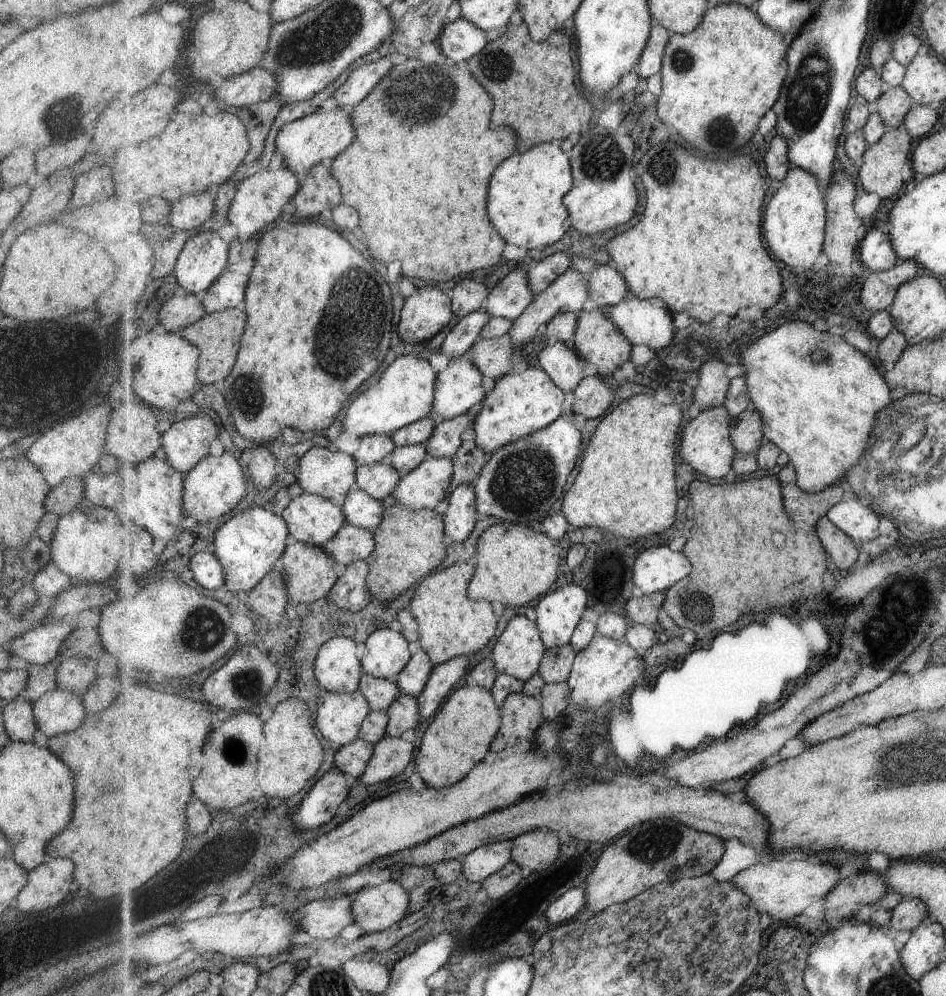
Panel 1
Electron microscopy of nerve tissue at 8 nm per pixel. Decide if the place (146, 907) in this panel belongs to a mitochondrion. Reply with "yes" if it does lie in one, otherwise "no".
no

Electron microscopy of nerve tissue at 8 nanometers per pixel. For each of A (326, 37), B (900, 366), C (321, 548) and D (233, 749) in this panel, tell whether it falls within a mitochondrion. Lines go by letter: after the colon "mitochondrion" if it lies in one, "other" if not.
A: mitochondrion
B: other
C: other
D: mitochondrion

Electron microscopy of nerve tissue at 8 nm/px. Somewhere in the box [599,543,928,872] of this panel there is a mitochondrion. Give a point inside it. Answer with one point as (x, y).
(643, 849)

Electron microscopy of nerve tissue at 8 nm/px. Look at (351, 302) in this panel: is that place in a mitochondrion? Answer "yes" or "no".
yes

